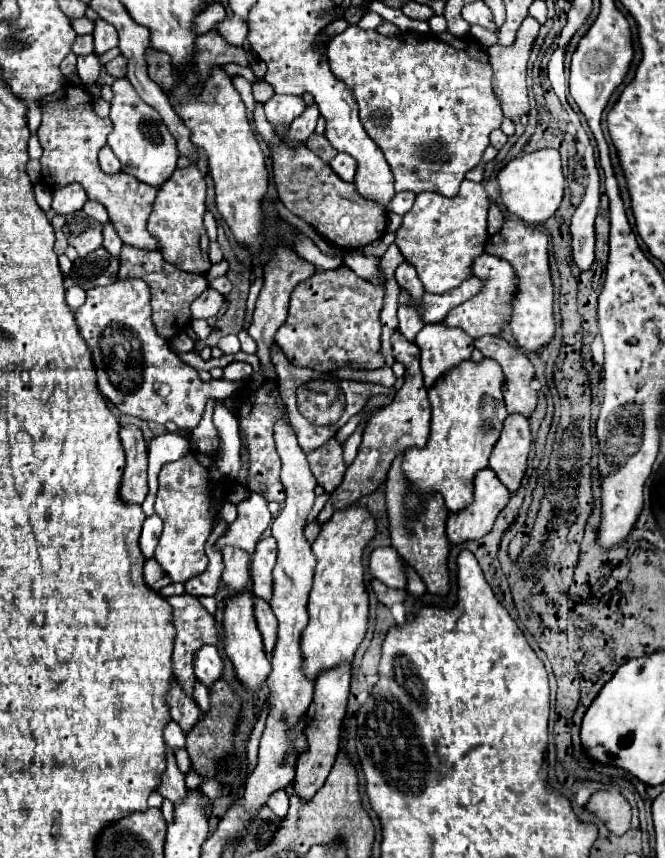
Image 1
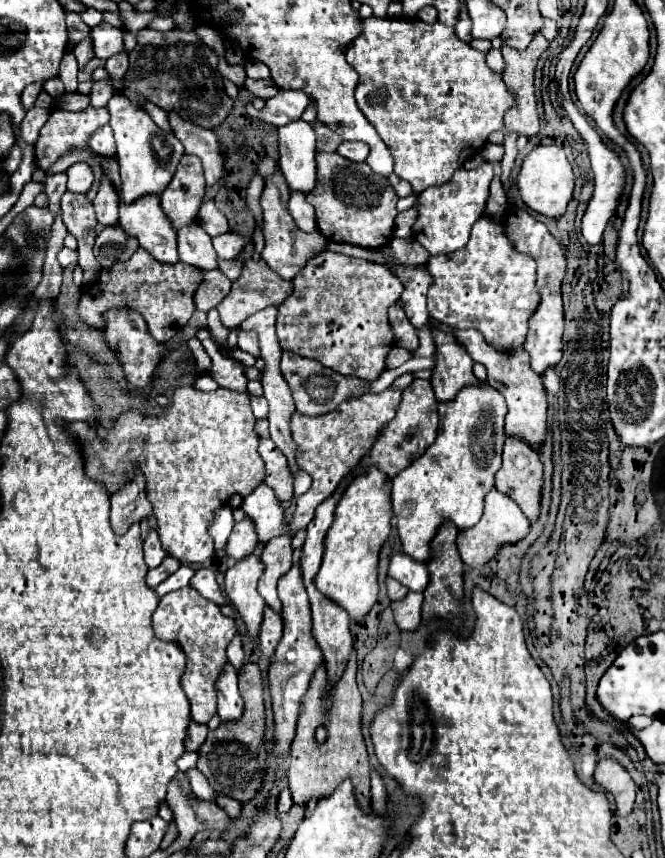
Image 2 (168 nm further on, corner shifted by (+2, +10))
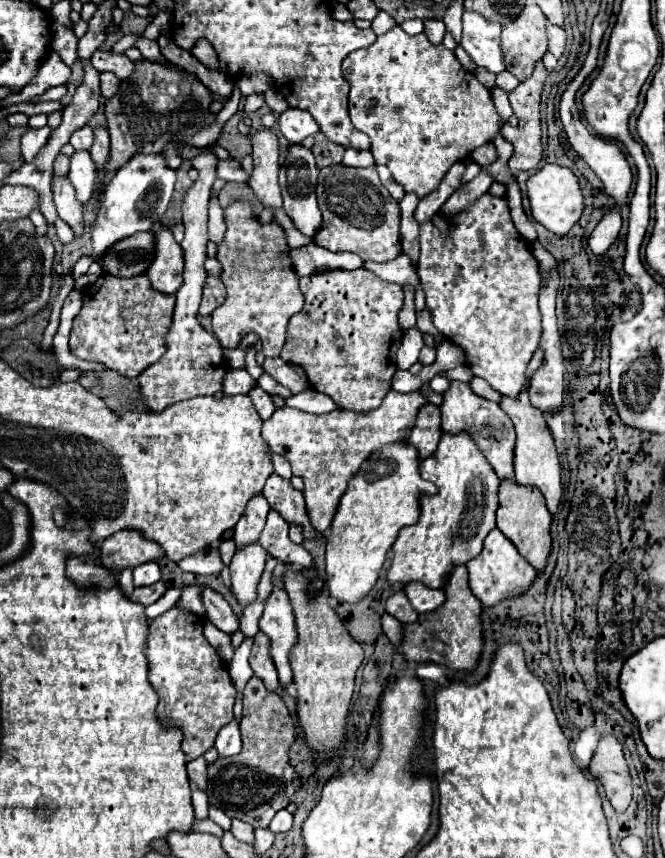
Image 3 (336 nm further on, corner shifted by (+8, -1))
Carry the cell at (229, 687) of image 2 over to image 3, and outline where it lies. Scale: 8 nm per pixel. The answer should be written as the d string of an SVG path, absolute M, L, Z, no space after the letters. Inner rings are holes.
M231 720L229 724L225 724L215 740L215 748L219 752L219 756L233 756L241 752L241 734L239 734L239 724L237 720Z

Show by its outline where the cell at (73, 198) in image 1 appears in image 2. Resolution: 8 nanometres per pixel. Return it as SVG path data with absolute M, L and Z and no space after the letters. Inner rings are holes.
M75 163L67 169L67 191L73 191L73 193L87 193L93 185L93 171L87 163Z

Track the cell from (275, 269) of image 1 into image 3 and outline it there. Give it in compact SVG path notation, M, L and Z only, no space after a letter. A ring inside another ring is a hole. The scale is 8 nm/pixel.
M259 130L253 136L253 162L255 162L255 170L251 174L249 186L253 188L255 196L263 202L263 206L275 212L277 208L283 206L283 200L277 182L279 142L273 132Z

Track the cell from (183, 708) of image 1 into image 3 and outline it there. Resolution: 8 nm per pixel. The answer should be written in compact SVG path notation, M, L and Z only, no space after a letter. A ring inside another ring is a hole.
M203 756L193 758L193 760L187 762L187 774L189 774L189 780L191 780L197 788L205 790L205 784L207 784L207 762L205 762Z

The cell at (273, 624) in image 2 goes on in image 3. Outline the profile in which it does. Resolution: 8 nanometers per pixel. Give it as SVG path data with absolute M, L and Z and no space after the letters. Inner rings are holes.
M257 632L255 644L253 644L253 650L249 656L249 664L255 672L255 676L259 676L265 682L267 690L273 692L279 686L279 678L277 678L277 668L273 664L269 650L271 650L271 640L263 632Z

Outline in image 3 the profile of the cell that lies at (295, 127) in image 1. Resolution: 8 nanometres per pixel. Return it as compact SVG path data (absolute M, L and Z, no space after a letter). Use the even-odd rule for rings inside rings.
M291 144L287 148L287 158L281 164L279 170L279 186L281 186L281 194L283 194L283 208L287 212L287 216L293 220L293 224L305 234L305 236L315 236L315 232L319 230L321 224L321 212L317 206L317 198L315 198L315 184L317 184L317 164L313 158L313 152L309 148L305 148L303 144Z

